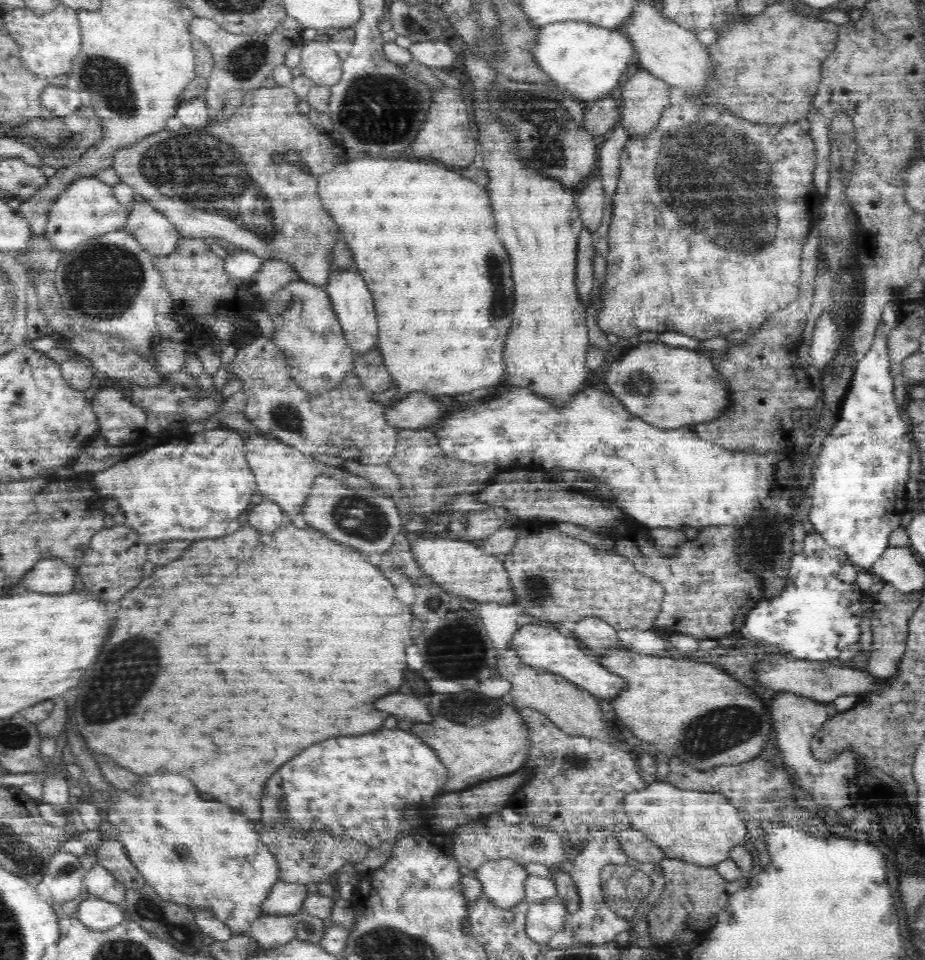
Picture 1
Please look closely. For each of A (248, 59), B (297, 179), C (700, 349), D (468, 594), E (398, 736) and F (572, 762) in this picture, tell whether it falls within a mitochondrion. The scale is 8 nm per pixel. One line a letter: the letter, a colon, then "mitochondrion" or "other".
A: mitochondrion
B: other
C: other
D: other
E: other
F: mitochondrion

